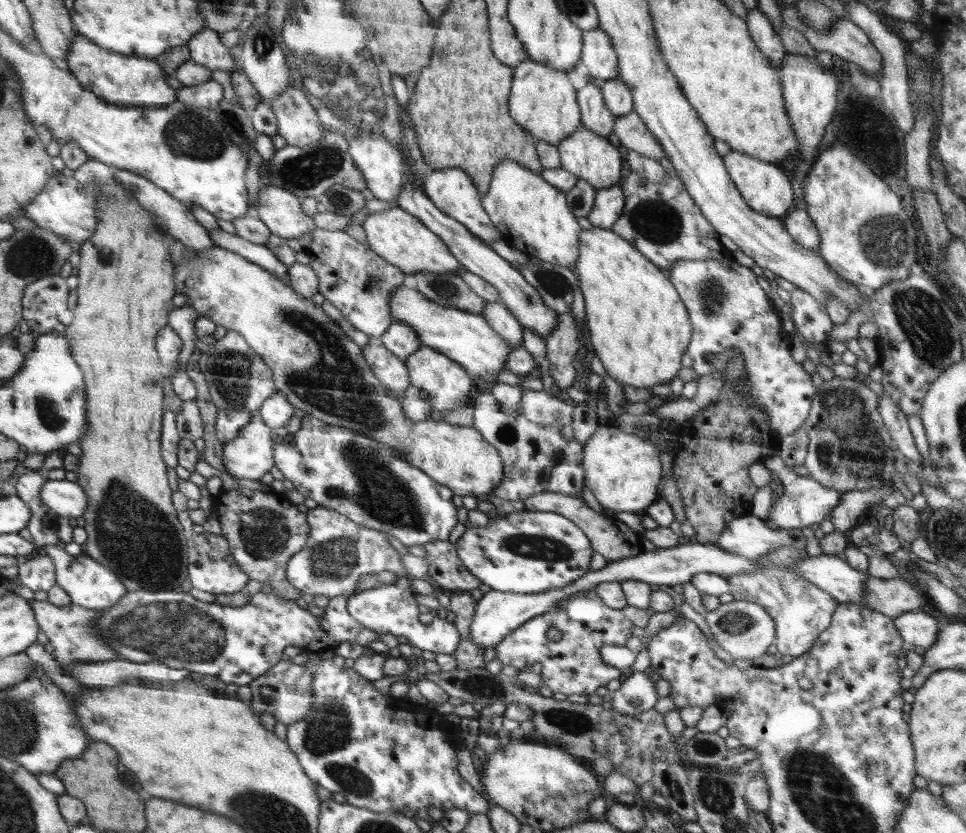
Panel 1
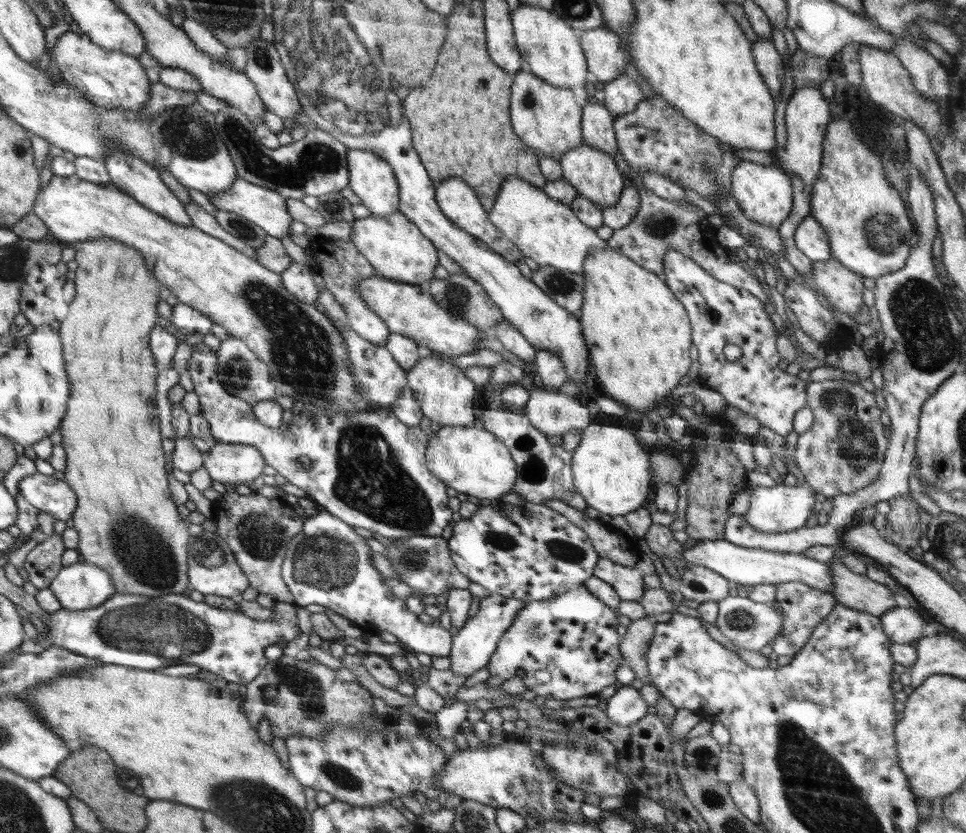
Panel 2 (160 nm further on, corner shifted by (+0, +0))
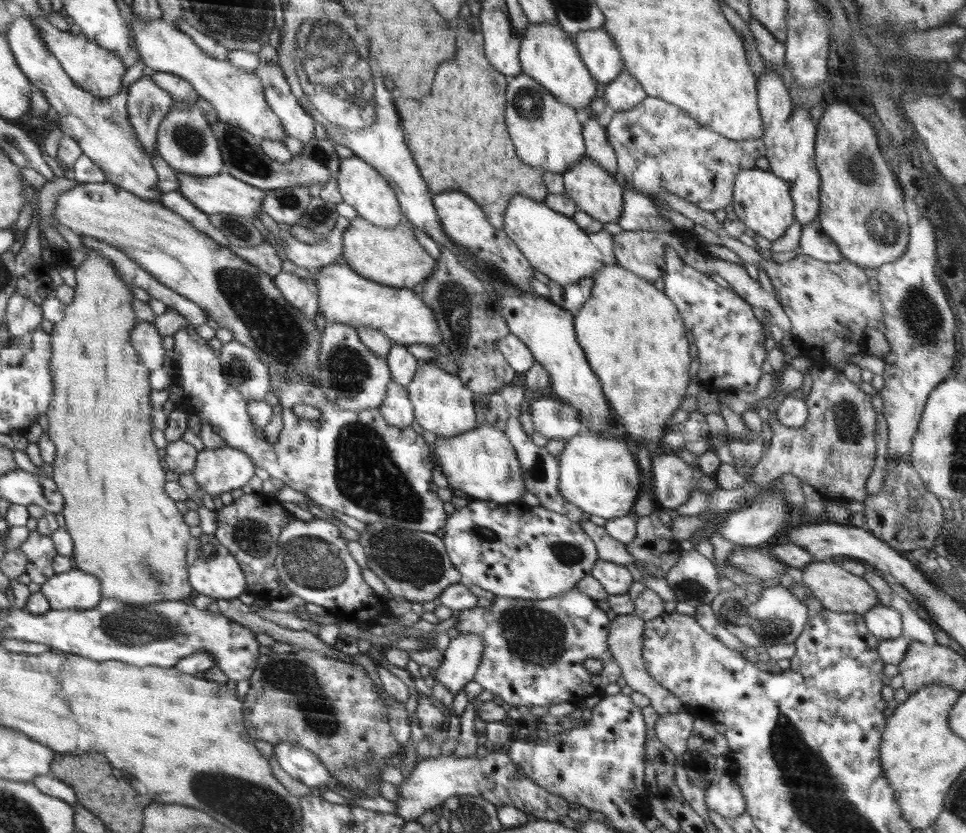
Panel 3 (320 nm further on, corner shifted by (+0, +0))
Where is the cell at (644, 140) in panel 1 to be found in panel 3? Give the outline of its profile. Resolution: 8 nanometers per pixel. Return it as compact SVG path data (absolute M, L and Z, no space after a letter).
M647 96L634 108L615 112L605 131L617 156L617 172L622 174L628 187L651 197L671 192L711 213L731 204L738 173L755 168L756 160L766 154L766 147L761 138L744 140L726 138L700 124L679 106L658 97Z

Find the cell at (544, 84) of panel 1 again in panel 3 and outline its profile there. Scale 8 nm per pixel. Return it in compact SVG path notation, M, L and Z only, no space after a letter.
M523 72L511 81L512 86L507 86L507 130L512 130L512 142L516 142L515 150L520 150L520 158L532 168L561 175L571 166L578 166L584 158L584 140L575 108L560 102L547 87Z

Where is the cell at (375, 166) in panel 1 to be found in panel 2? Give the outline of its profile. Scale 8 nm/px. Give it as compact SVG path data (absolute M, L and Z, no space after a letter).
M370 150L347 152L348 188L370 209L372 215L399 212L399 183L390 163Z

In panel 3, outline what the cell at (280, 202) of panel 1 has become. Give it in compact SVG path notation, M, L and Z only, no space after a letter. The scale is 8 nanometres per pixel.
M226 171L205 177L175 172L175 177L178 181L177 191L207 215L228 213L258 219L258 210L263 208L265 190L252 186Z

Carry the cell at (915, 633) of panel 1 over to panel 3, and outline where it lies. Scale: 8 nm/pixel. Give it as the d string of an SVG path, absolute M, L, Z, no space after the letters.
M878 604L862 615L867 631L880 641L901 636L902 615L894 608Z

